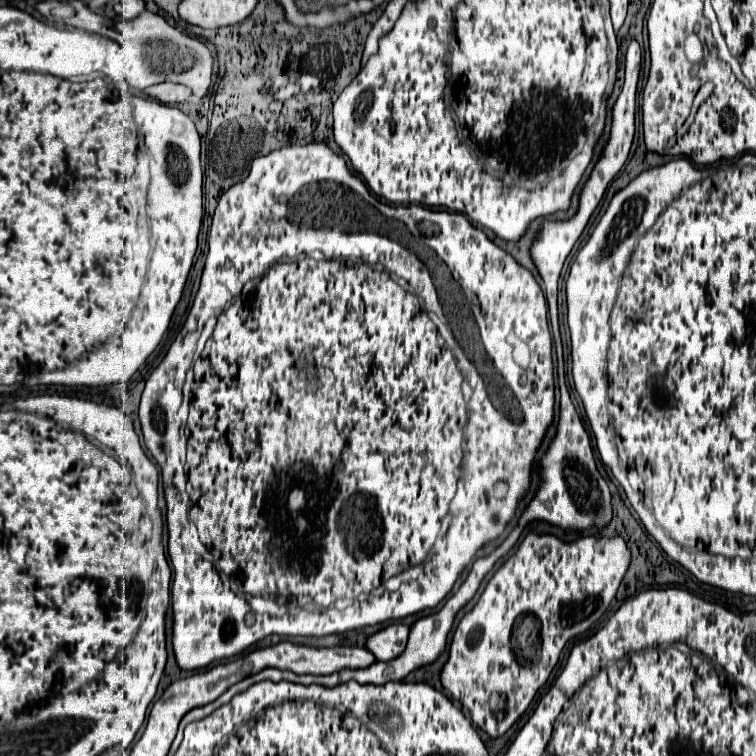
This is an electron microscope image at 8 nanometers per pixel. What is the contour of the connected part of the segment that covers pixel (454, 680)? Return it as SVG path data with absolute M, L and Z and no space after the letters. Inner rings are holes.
M531 530L525 538L523 538L523 542L519 544L519 548L517 548L517 552L513 554L513 556L509 556L507 560L505 560L505 564L501 564L501 568L491 576L491 580L487 582L487 586L485 586L485 590L483 590L483 594L479 596L479 600L477 600L477 604L475 604L475 608L471 610L471 612L467 612L461 620L459 620L459 624L457 624L457 628L455 628L455 632L453 632L453 640L451 640L451 646L449 646L449 658L447 658L447 662L445 662L445 666L443 666L443 670L441 670L441 674L439 674L439 678L441 678L441 684L443 684L443 688L457 700L457 702L461 702L461 706L467 710L467 714L469 714L469 718L471 718L471 722L479 728L479 730L483 730L489 738L499 738L499 736L503 736L515 722L517 722L517 718L529 708L529 704L531 704L531 700L535 698L535 694L537 694L537 690L547 682L547 678L549 678L549 674L551 674L551 670L555 668L555 664L557 664L557 660L559 660L559 654L561 654L561 650L565 648L565 644L571 640L571 638L575 638L575 636L579 636L579 634L583 634L583 632L587 632L589 628L591 628L591 624L595 624L603 614L605 614L605 610L609 608L609 604L611 604L611 600L615 598L615 594L617 594L617 588L619 588L619 584L621 584L621 580L625 578L625 574L627 574L627 570L629 570L629 564L631 564L631 550L629 550L629 546L627 546L627 542L623 540L623 536L615 536L615 538L607 538L607 536L595 536L595 534L589 534L589 536L579 536L577 540L571 540L571 542L565 542L565 540L561 540L561 538L557 538L555 534L537 534L535 530ZM527 614L533 614L537 620L539 620L539 624L541 624L541 638L539 638L539 642L541 642L541 650L539 650L539 644L535 644L535 634L537 634L537 628L533 628L535 626L535 618L533 616L527 616ZM533 644L535 644L535 654L537 654L537 658L539 660L535 660L535 662L531 662L531 660L523 660L523 658L515 658L515 654L519 656L519 654L525 654L525 656L533 656ZM481 650L483 650L483 654L485 654L485 662L479 662L479 654L481 654ZM493 692L497 692L497 694L501 694L503 698L505 698L505 710L503 710L503 718L501 718L501 722L491 714L491 706L489 706L489 698L491 698L491 694Z

